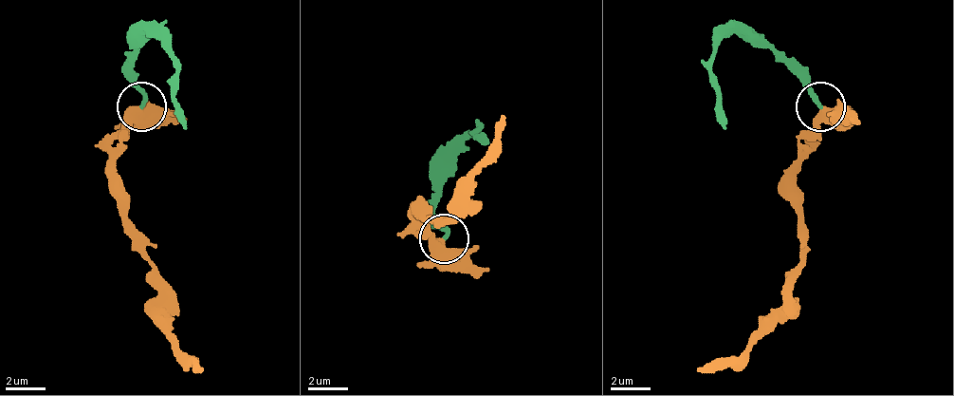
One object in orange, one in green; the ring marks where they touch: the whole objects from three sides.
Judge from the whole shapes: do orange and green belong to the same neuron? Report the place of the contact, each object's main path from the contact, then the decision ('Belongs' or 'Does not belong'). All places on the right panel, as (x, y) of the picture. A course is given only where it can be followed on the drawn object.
Place: (820, 106). Course of orange: (824, 107), (794, 171), (799, 246), (789, 305), (735, 359), (710, 359), (695, 369). Course of green: (818, 107), (775, 53), (730, 33), (710, 63), (715, 117), (725, 127). Belongs

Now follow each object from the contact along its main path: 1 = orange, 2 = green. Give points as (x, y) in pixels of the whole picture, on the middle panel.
1: (445, 242), (415, 212), (420, 217), (445, 217), (460, 207), (460, 187), (495, 153), (495, 128), (504, 113)
2: (445, 236), (435, 193), (455, 148), (475, 128), (489, 143)

